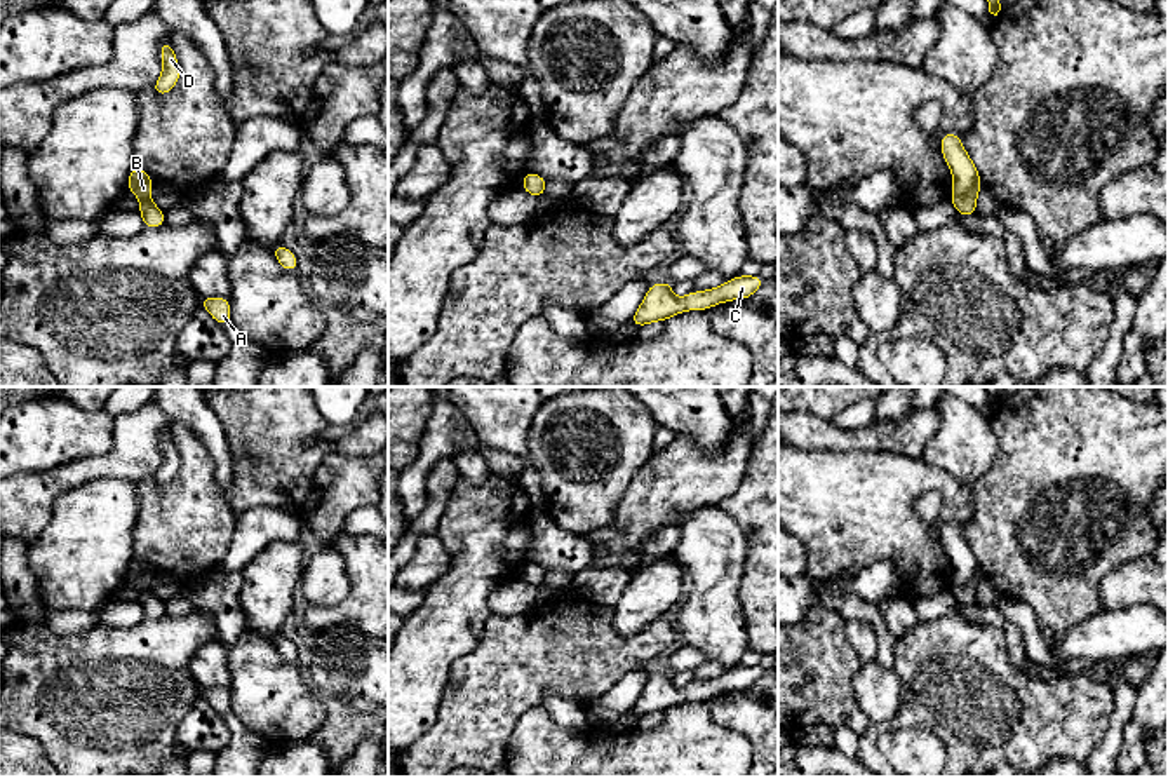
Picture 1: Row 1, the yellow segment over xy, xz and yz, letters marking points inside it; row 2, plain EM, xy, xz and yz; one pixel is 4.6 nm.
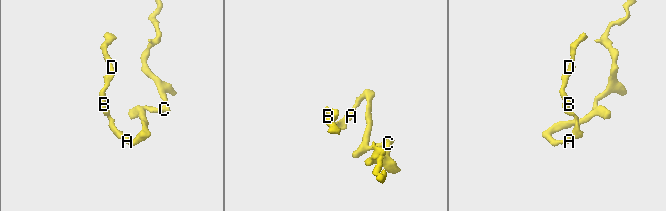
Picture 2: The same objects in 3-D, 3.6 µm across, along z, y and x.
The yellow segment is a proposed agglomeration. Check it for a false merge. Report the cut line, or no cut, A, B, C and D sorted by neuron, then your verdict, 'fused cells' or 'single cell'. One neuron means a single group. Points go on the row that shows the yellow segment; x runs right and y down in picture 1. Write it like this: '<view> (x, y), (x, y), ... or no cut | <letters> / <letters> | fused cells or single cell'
no cut | A B C D | single cell

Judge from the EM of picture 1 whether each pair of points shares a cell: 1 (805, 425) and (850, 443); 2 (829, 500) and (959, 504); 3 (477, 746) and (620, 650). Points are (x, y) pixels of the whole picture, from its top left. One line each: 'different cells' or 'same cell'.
1: same cell
2: same cell
3: same cell

